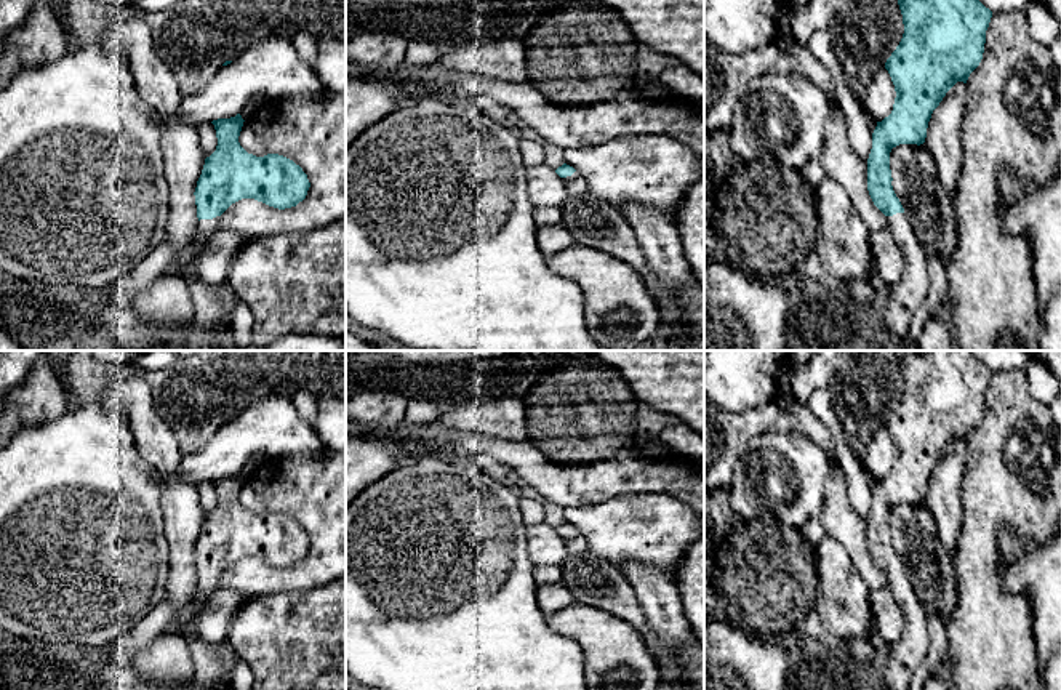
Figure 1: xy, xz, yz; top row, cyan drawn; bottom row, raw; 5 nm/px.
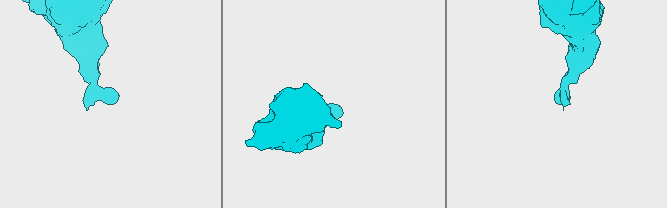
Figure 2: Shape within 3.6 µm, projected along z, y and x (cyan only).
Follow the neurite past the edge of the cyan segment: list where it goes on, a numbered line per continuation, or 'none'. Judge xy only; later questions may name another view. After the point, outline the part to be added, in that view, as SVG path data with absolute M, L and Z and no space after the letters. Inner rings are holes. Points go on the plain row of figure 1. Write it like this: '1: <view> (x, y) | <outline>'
1: xy (210, 665) | M219 575L213 578L200 578L198 588L197 588L197 610L192 615L192 618L182 624L182 634L189 639L192 664L195 669L195 676L194 676L195 690L226 690L227 688L229 676L227 676L227 658L224 650L203 645L197 639L197 613L206 604L210 596L218 589L219 589Z

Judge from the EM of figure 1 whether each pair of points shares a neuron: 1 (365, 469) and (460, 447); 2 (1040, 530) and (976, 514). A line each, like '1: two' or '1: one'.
1: two
2: one

